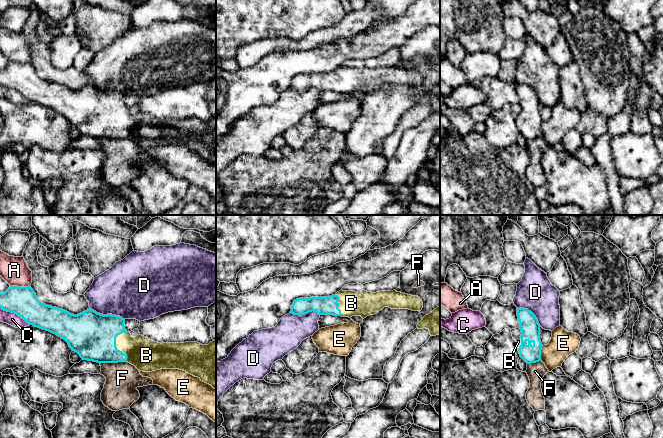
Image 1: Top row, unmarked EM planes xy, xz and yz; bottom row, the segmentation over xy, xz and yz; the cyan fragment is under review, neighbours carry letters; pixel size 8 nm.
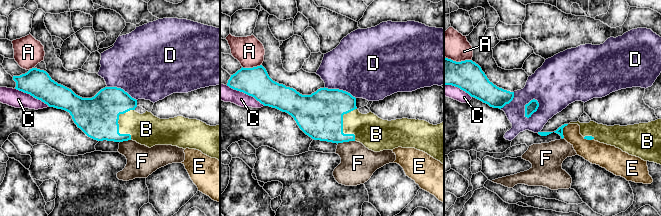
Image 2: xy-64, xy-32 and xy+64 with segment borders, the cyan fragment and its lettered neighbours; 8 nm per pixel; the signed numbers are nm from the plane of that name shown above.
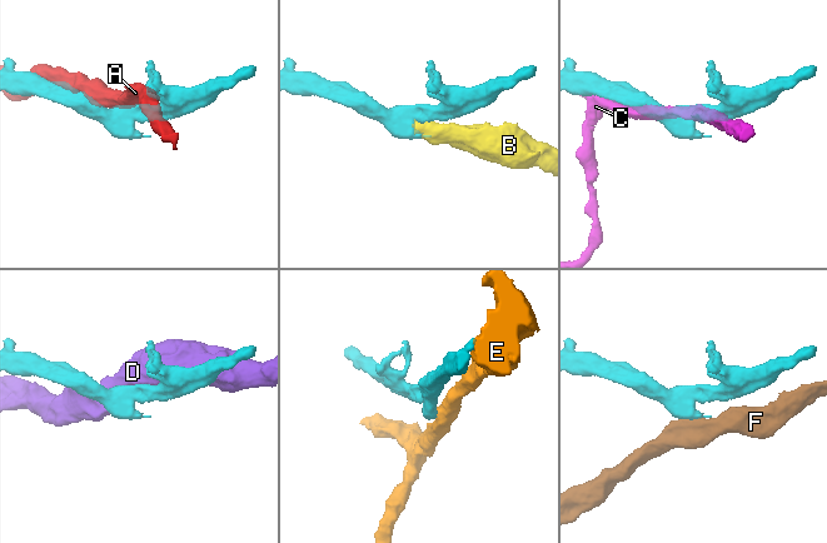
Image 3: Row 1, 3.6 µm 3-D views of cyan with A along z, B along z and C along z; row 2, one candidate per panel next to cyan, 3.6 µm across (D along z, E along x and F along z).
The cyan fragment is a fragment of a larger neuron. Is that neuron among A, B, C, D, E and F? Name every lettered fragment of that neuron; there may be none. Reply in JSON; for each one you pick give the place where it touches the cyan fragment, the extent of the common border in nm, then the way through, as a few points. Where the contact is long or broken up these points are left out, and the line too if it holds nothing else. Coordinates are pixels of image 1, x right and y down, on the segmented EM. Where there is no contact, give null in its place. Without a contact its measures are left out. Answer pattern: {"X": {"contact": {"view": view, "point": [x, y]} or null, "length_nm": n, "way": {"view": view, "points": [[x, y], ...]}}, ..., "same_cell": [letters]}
{"B": {"contact": {"view": "xy", "point": [116, 347]}, "length_nm": 240, "way": {"view": "xy", "points": [[92, 335], [116, 347], [137, 350], [146, 355]]}}, "same_cell": ["B"]}

